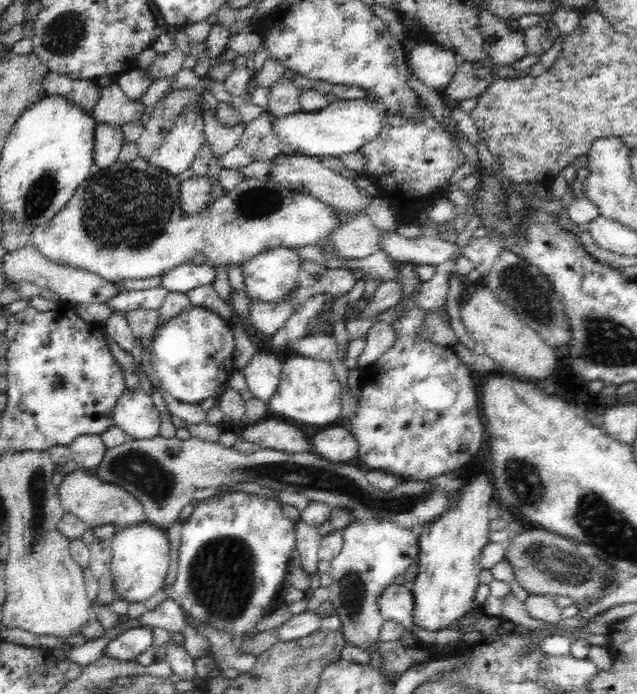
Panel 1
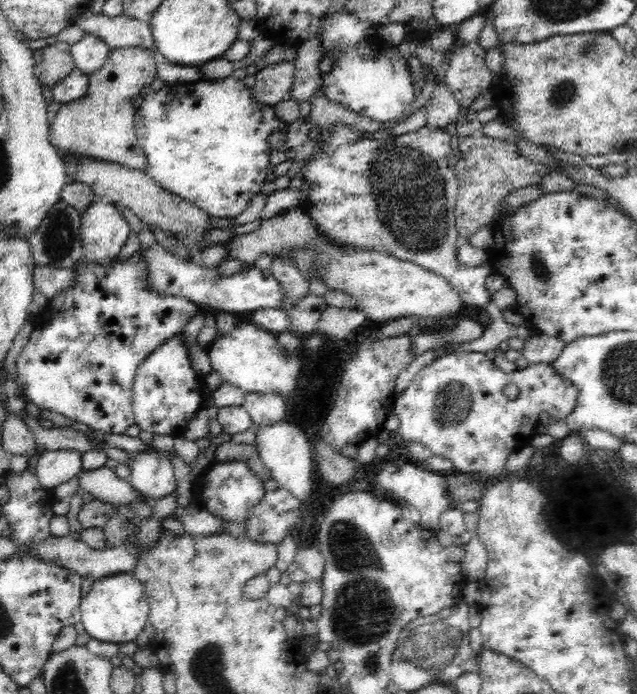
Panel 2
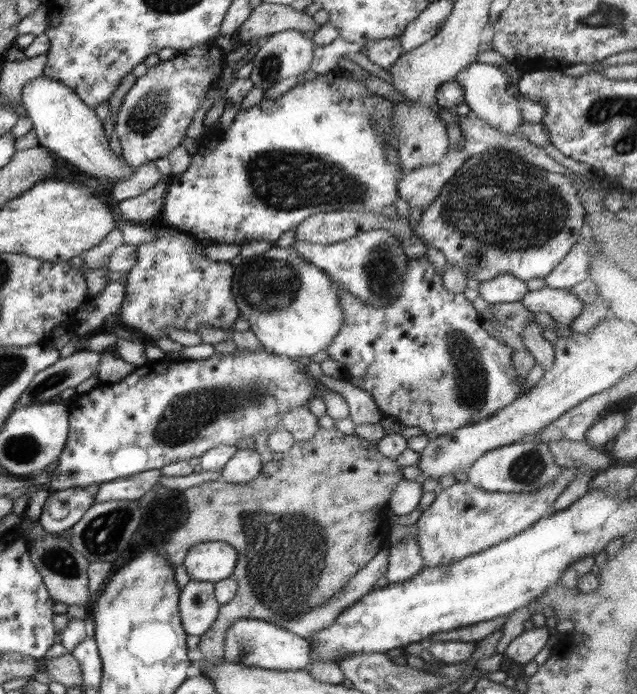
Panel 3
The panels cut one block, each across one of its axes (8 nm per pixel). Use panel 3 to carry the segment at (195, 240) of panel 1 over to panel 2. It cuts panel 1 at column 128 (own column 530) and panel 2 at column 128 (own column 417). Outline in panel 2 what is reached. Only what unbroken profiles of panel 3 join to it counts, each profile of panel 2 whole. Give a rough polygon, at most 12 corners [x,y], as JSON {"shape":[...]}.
{"shape":[[99,198],[82,212],[84,258],[107,266],[132,232]]}

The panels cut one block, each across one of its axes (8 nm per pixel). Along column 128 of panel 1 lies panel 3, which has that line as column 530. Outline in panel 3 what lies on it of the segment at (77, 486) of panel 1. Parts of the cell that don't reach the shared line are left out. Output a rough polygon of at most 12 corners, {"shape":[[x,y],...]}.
{"shape":[[565,468],[534,493],[439,489],[416,523],[424,569],[454,563],[548,516]]}

